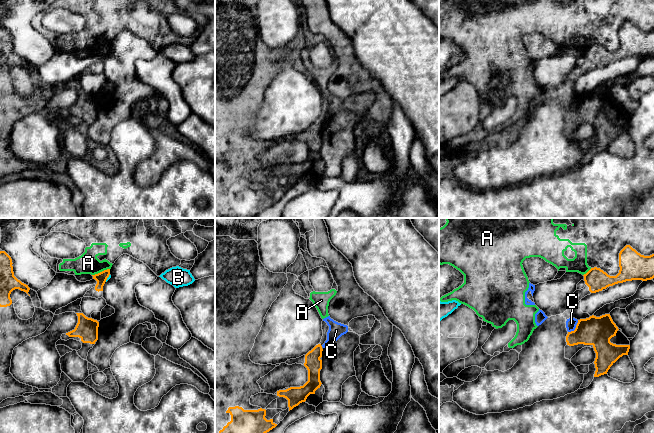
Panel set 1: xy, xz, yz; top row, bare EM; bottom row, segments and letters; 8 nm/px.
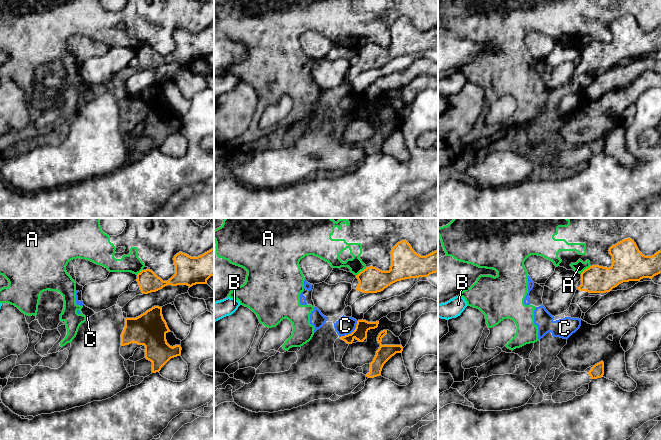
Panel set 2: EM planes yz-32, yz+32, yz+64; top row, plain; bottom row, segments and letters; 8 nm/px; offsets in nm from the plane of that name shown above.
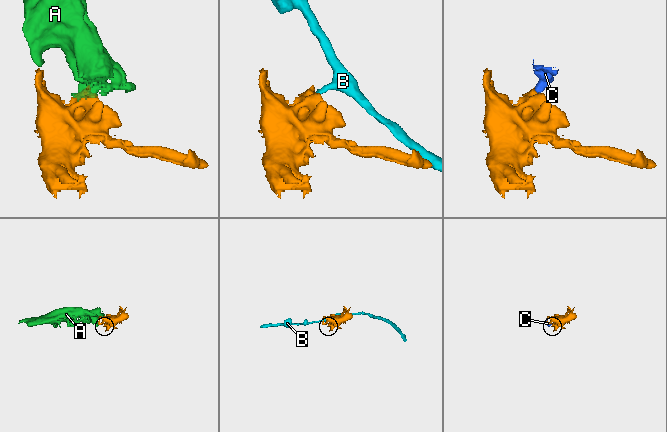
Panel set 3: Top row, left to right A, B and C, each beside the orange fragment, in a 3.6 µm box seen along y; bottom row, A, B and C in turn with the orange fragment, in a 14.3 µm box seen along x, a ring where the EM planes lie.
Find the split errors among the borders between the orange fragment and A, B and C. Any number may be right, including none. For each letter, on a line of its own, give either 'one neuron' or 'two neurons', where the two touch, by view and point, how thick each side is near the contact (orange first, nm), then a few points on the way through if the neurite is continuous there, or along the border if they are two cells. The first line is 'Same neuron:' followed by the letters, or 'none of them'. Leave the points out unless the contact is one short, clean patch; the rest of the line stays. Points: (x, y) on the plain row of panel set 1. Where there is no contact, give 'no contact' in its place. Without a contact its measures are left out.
Same neuron: none of them
A: two neurons | xy (100, 48) | 90/170 nm | along xy (109, 44), (92, 51)
B: two neurons | xy (107, 53) | 90/20 nm | along xy (109, 50), (105, 57)
C: two neurons | yz (575, 104) | 240/90 nm | along yz (578, 96), (575, 104), (568, 108)

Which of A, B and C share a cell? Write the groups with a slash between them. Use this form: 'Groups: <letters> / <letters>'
Groups: A C / B

